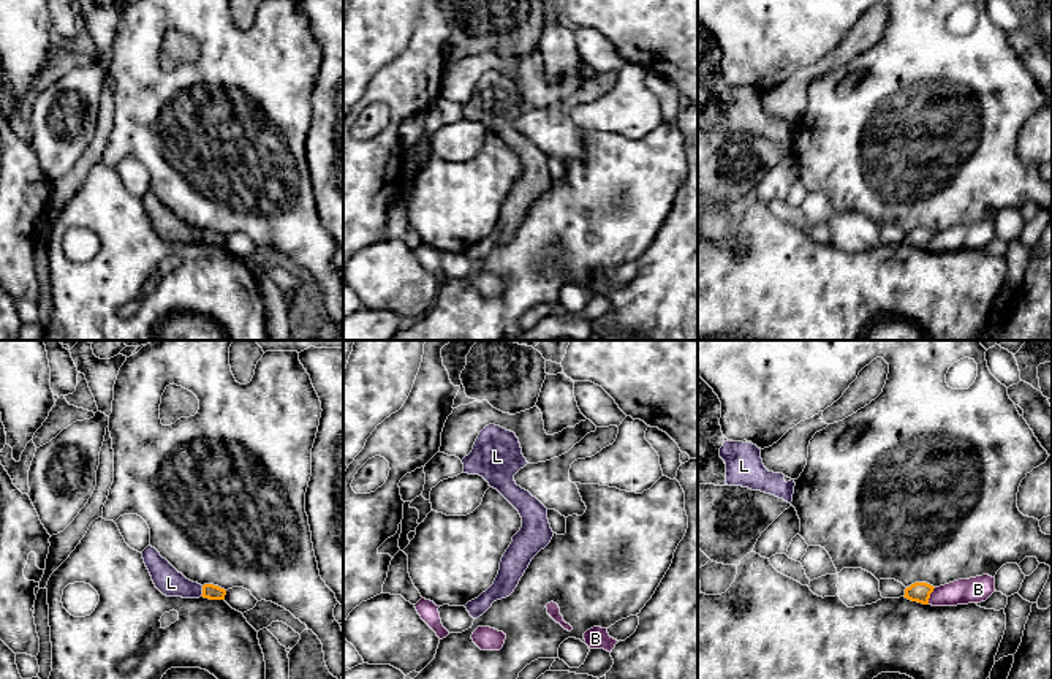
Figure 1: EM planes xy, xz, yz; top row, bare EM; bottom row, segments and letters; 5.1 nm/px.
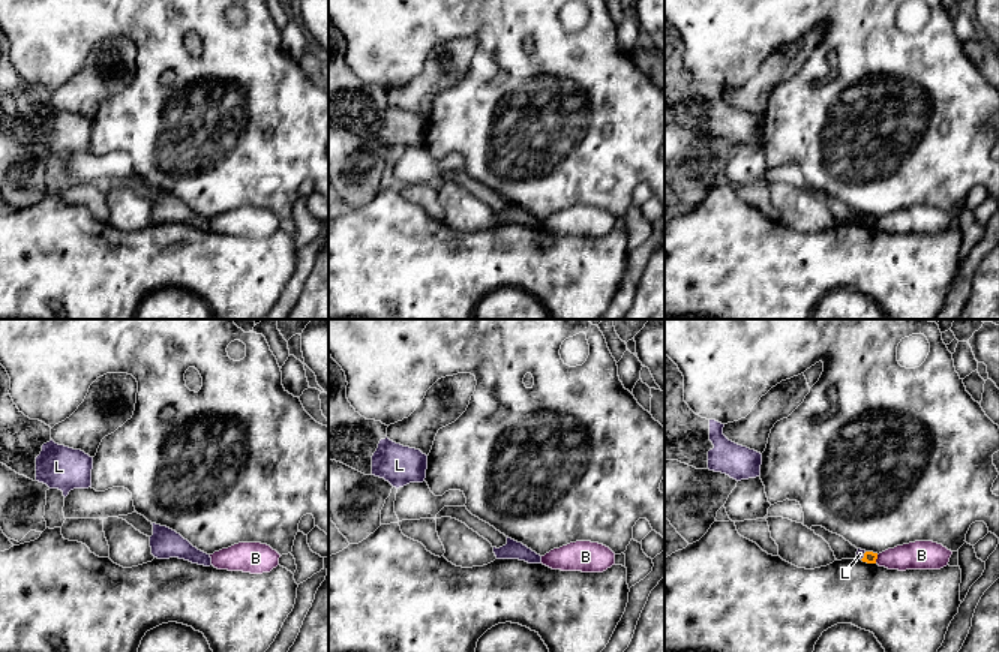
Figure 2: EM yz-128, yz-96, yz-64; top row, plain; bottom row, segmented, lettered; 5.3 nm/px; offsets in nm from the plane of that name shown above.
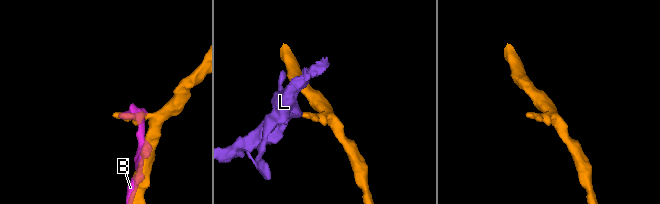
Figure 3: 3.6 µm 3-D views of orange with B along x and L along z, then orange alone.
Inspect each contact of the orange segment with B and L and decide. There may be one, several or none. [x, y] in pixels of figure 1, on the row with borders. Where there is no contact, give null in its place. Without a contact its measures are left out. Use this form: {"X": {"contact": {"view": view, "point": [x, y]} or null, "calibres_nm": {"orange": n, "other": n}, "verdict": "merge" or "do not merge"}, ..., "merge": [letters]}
{"B": {"contact": {"view": "yz", "point": [929, 595]}, "calibres_nm": {"orange": 100, "other": 130}, "verdict": "do not merge"}, "L": {"contact": {"view": "xy", "point": [203, 591]}, "calibres_nm": {"orange": 80, "other": 140}, "verdict": "do not merge"}, "merge": []}

